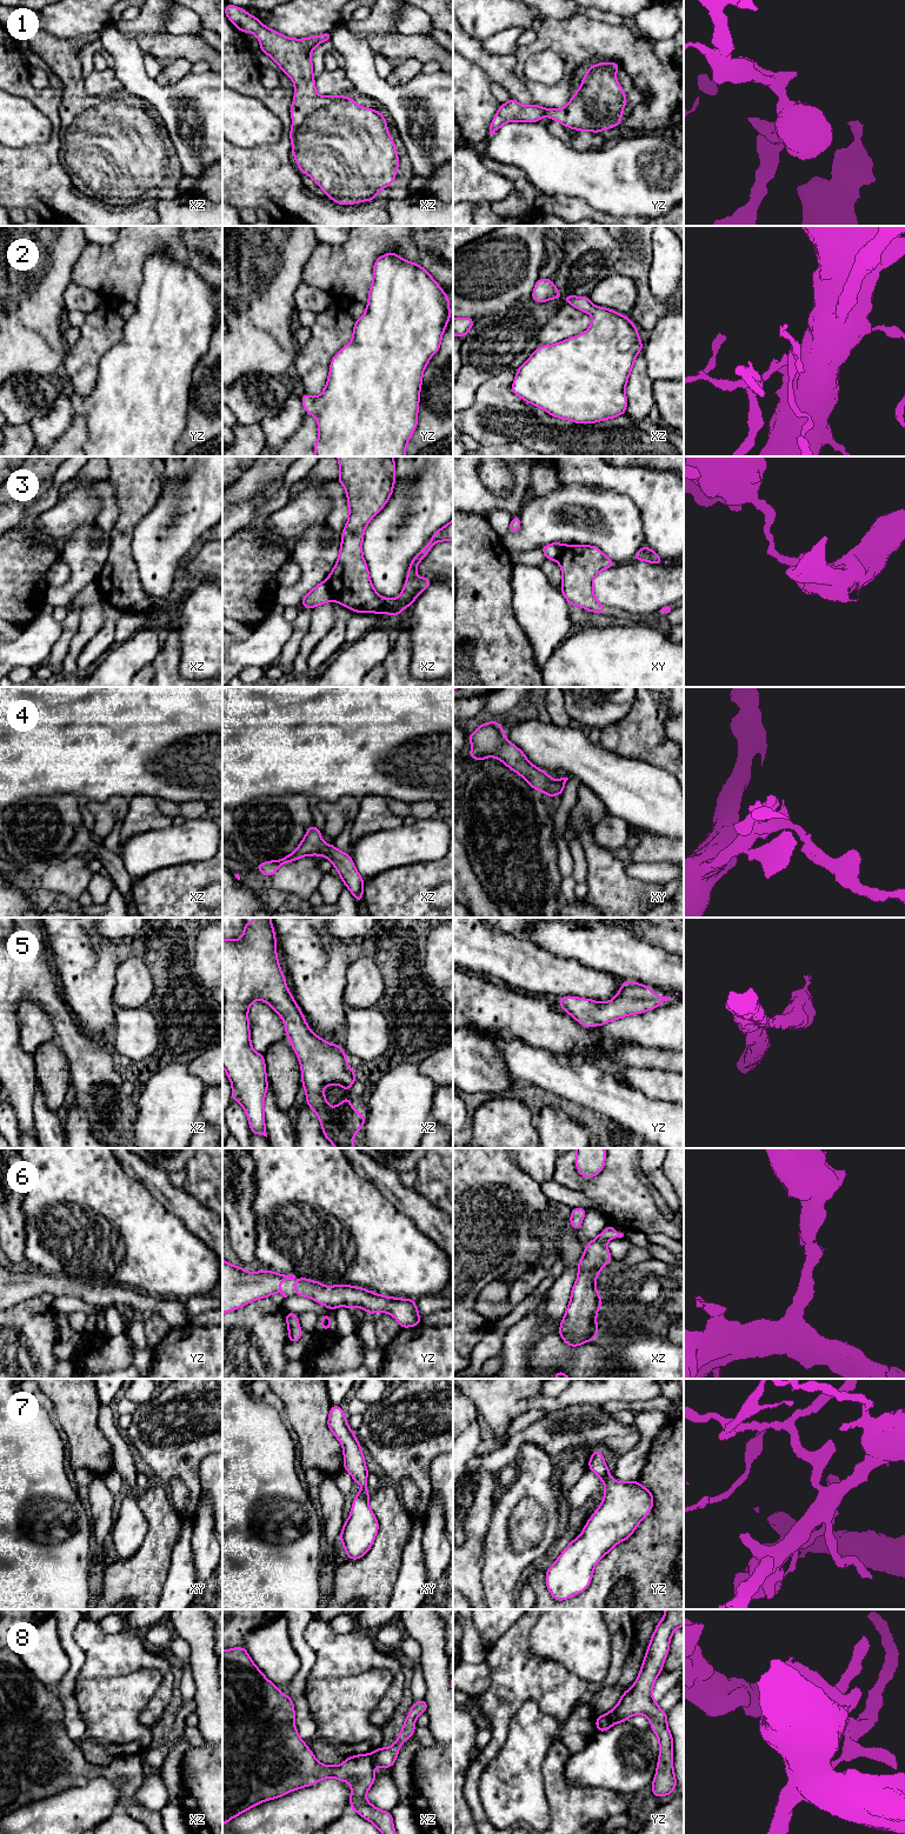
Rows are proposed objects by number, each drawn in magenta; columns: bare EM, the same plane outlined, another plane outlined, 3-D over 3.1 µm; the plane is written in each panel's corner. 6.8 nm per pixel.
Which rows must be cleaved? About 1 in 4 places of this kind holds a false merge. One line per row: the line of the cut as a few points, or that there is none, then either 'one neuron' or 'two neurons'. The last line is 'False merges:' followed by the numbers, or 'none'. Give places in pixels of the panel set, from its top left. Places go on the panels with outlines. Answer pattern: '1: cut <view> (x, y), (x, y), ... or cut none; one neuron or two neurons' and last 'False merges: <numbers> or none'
1: cut none; one neuron
2: cut none; one neuron
3: cut xz (326, 580), (333, 600); two neurons
4: cut none; one neuron
5: cut none; one neuron
6: cut none; one neuron
7: cut none; one neuron
8: cut xz (368, 1754), (373, 1766); two neurons
False merges: 3, 8

